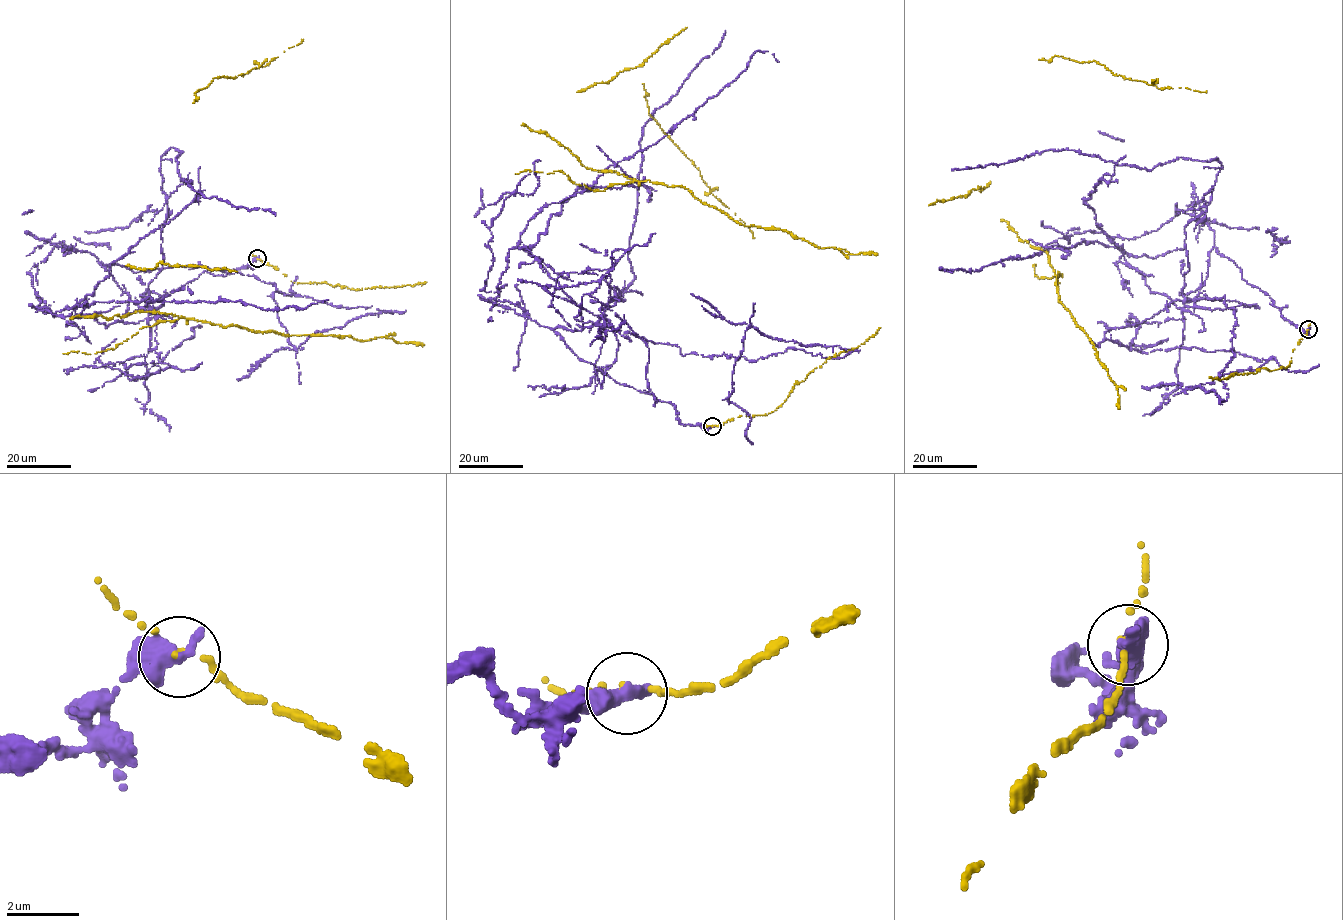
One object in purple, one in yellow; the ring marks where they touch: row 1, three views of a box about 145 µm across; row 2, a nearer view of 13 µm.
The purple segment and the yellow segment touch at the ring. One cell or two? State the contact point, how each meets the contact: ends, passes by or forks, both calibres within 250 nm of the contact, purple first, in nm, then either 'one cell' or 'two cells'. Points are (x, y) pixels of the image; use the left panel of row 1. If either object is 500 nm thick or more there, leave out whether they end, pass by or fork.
place (257, 258); calibres 550 and 180 nm; two cells

